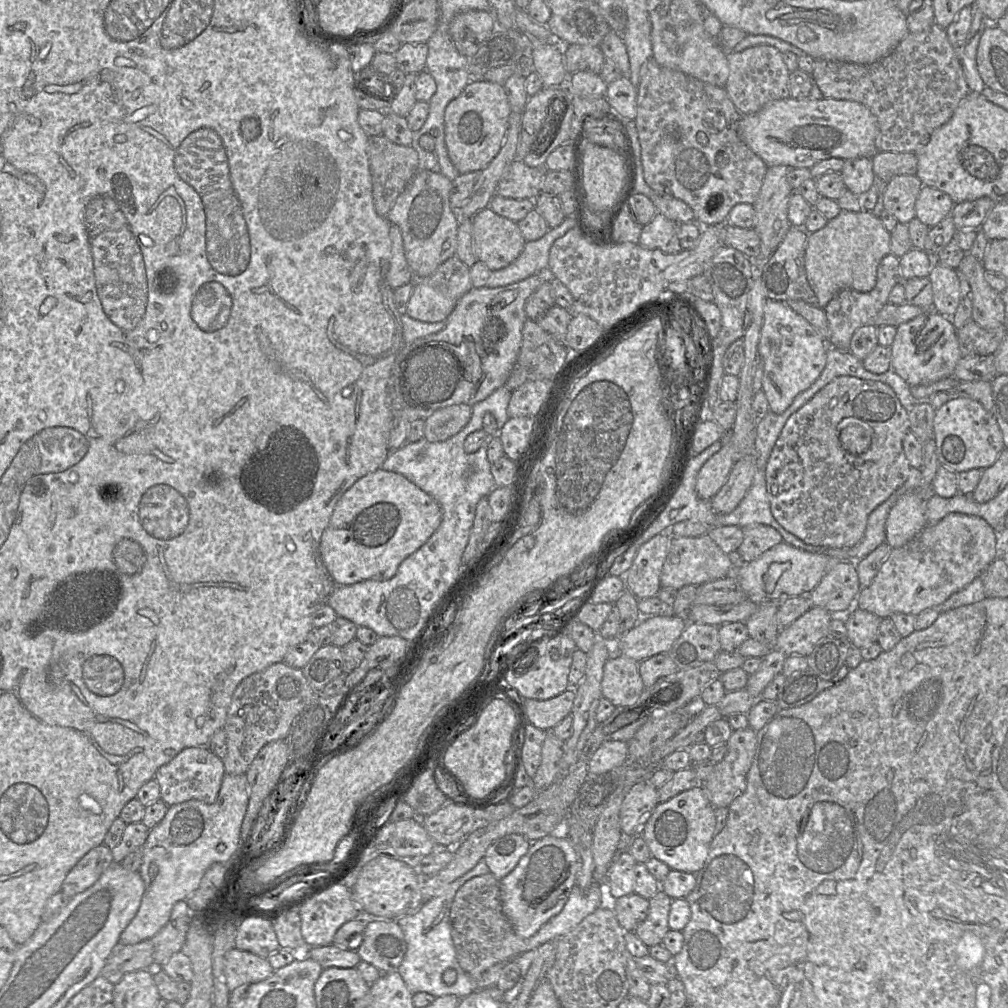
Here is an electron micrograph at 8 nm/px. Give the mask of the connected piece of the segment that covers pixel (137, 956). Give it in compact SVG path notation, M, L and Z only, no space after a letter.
M151 939L132 945L117 943L100 975L115 985L128 972L157 968L154 967L153 951Z

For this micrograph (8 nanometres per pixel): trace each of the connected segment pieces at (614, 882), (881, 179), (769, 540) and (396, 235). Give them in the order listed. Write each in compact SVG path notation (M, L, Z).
M621 850L616 855L606 874L612 899L634 893L636 864L636 860L628 850Z
M878 152L872 158L877 192L885 192L890 180L897 175L916 175L918 158L914 152Z
M749 525L742 529L744 537L737 552L745 563L757 559L767 550L784 541L781 534L769 525Z
M397 225L390 227L392 242L391 259L387 273L387 281L392 289L397 289L413 282L413 273L407 263L401 231Z

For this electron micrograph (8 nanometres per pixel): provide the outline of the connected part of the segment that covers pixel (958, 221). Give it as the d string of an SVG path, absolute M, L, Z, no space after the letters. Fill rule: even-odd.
M989 197L954 205L951 216L957 230L980 229L996 202Z

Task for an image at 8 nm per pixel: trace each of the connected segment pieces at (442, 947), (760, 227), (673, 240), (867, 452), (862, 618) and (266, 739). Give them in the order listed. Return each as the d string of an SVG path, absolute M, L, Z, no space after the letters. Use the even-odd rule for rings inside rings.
M482 860L473 869L449 884L442 894L425 900L414 914L398 918L397 923L403 931L406 941L406 953L398 972L412 994L425 992L436 998L454 995L462 999L486 987L496 986L502 969L510 961L493 965L479 978L471 977L460 967L457 961L450 930L450 910L457 891L470 879L488 873L490 873L489 867ZM447 969L454 969L457 973L457 979L452 985L446 985L442 979L443 973Z
M784 165L768 167L758 199L752 204L755 210L755 224L753 229L761 240L759 255L756 258L749 258L752 260L755 269L764 266L768 262L771 255L792 227L788 220L788 204L790 196L793 193L793 189L790 187L787 179L790 169L790 167Z
M657 213L653 220L643 226L639 243L648 249L658 249L666 254L676 254L682 250L677 237L677 224L663 214Z
M839 376L817 392L787 420L766 465L766 487L770 508L776 521L788 532L807 544L832 548L853 547L864 536L870 513L886 501L907 480L911 465L903 450L903 438L910 430L908 411L902 406L893 389L879 381L851 376Z
M859 608L847 614L844 621L847 638L853 647L862 649L877 642L877 632L882 618Z
M284 662L273 664L261 672L254 673L249 677L245 678L237 686L236 690L233 693L232 701L228 709L226 722L223 726L223 729L226 733L226 743L227 743L227 752L225 757L222 759L225 773L231 774L231 775L246 774L248 767L253 762L258 752L266 744L276 740L284 740L286 738L290 729L290 725L292 724L292 721L294 720L294 718L316 697L317 694L320 694L320 692L316 692L314 689L312 689L312 687L309 685L301 669L290 667L286 665Z

